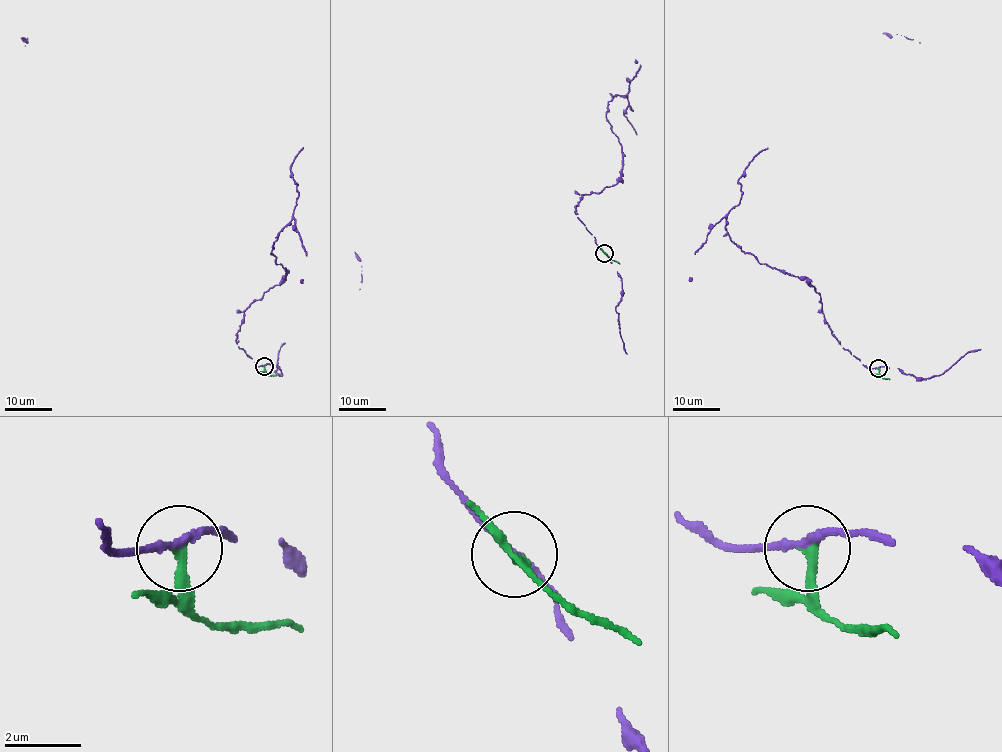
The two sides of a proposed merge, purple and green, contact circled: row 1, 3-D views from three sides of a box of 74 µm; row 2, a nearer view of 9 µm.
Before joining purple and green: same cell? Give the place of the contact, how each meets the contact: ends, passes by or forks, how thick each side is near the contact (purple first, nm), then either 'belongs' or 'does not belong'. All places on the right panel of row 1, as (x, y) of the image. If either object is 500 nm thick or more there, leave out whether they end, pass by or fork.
place (878, 368); purple passes by; green ends; calibres 170 and 260 nm; does not belong

